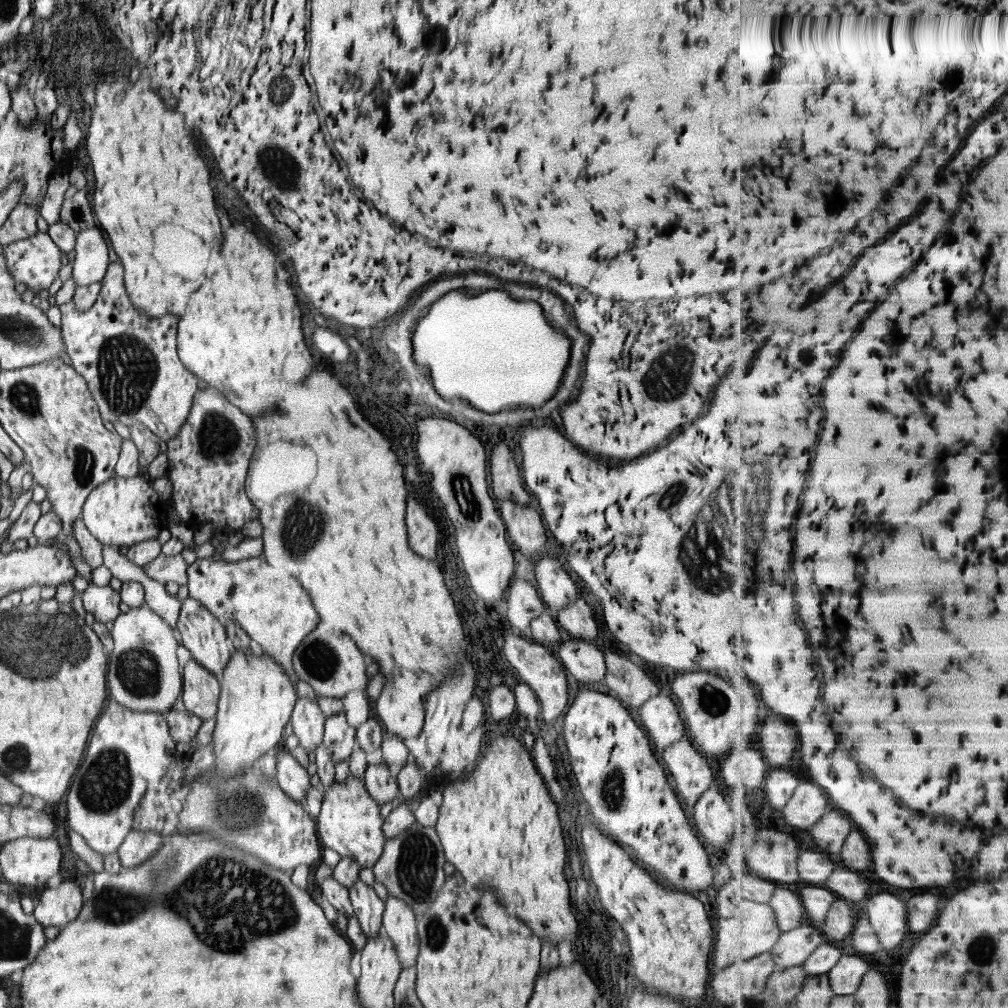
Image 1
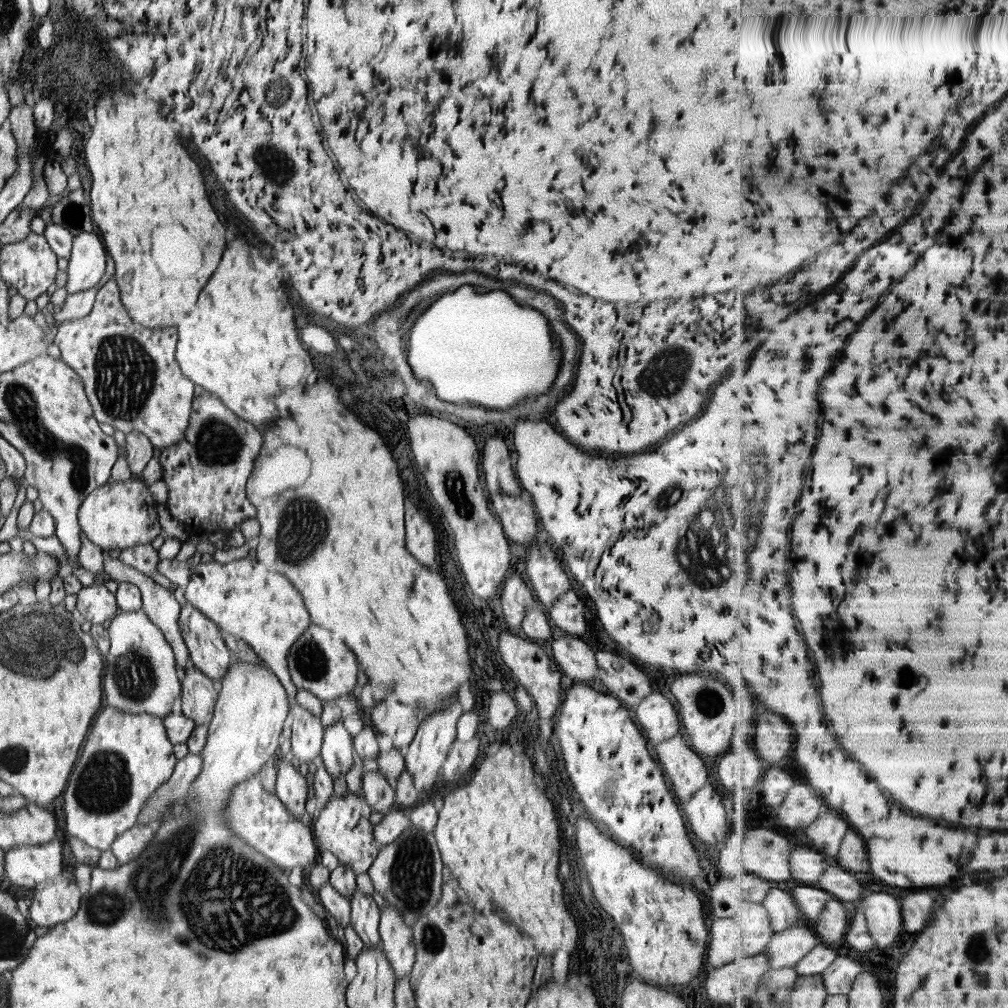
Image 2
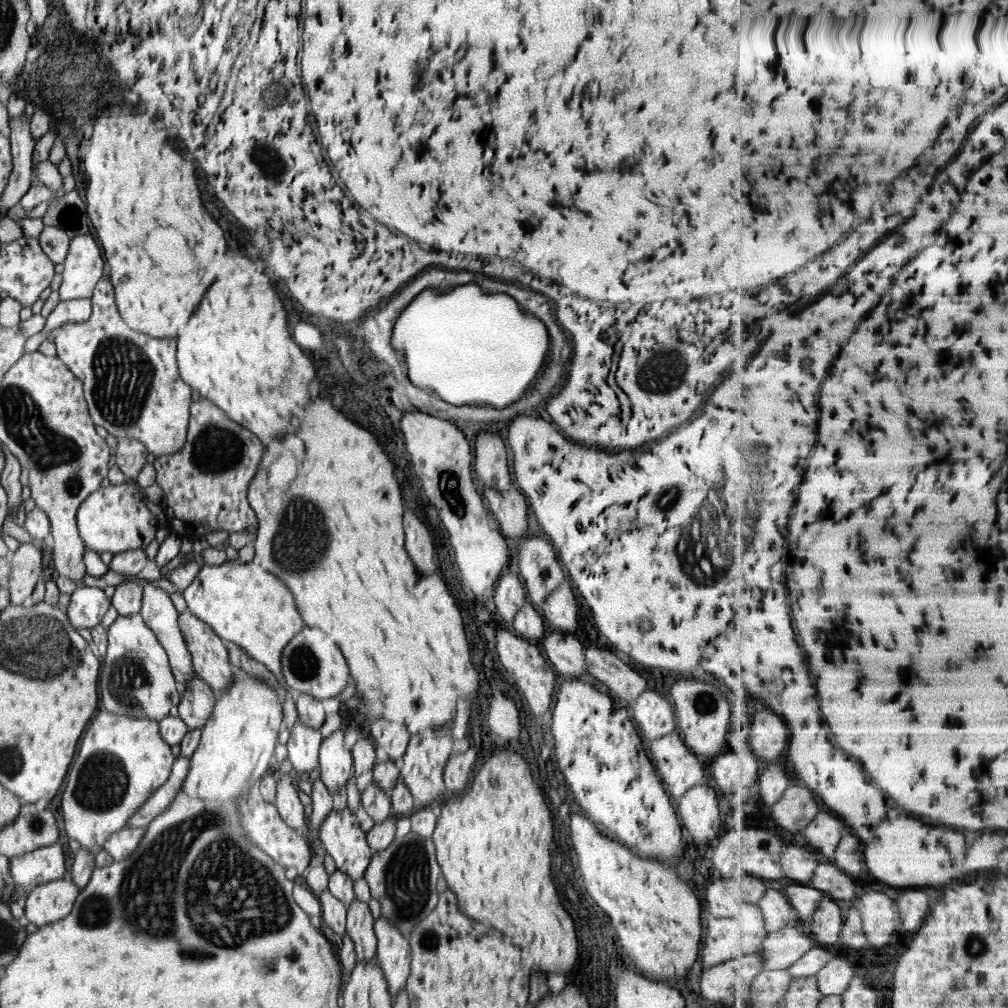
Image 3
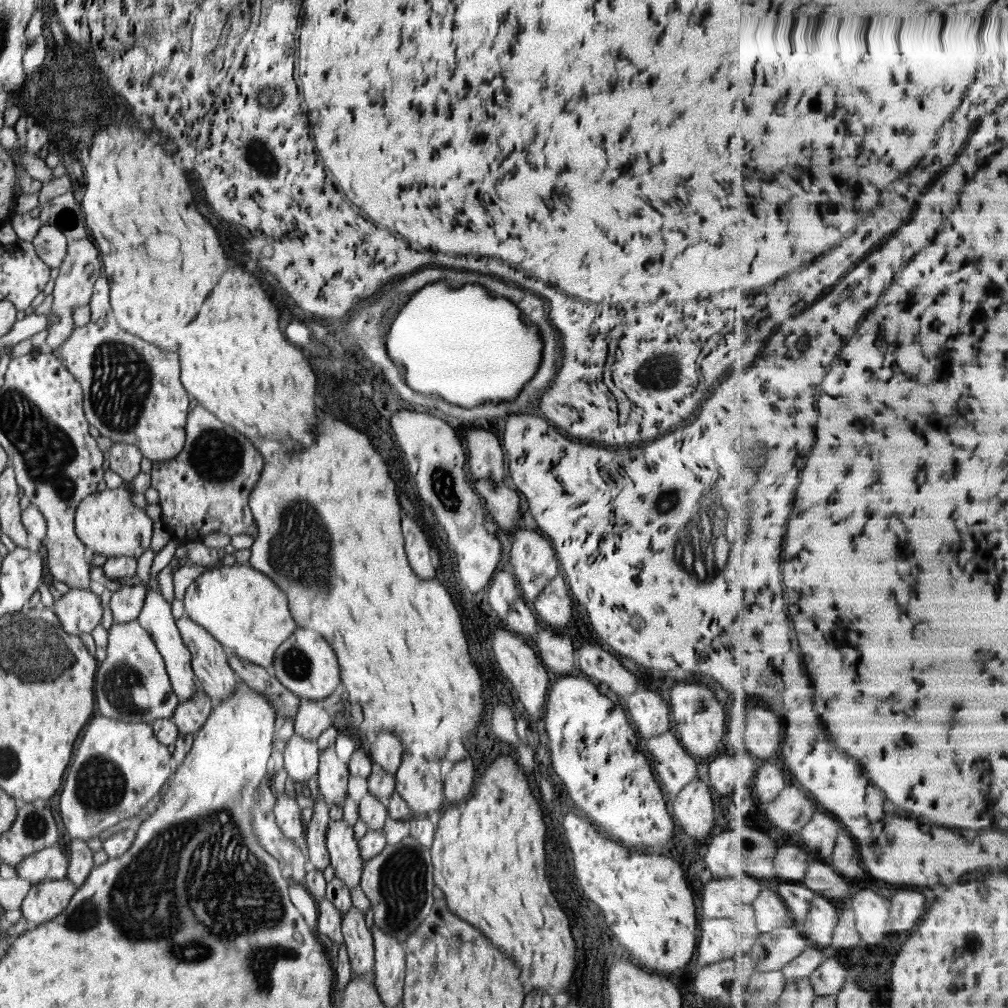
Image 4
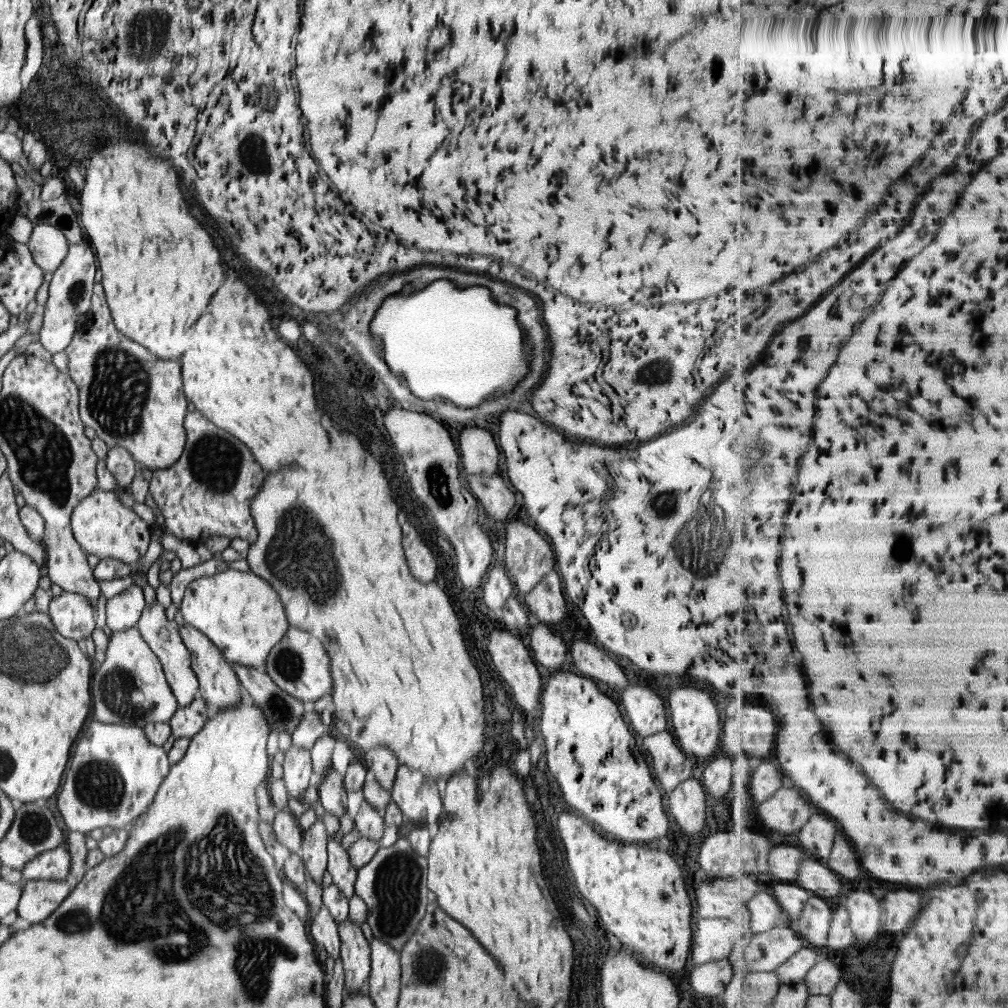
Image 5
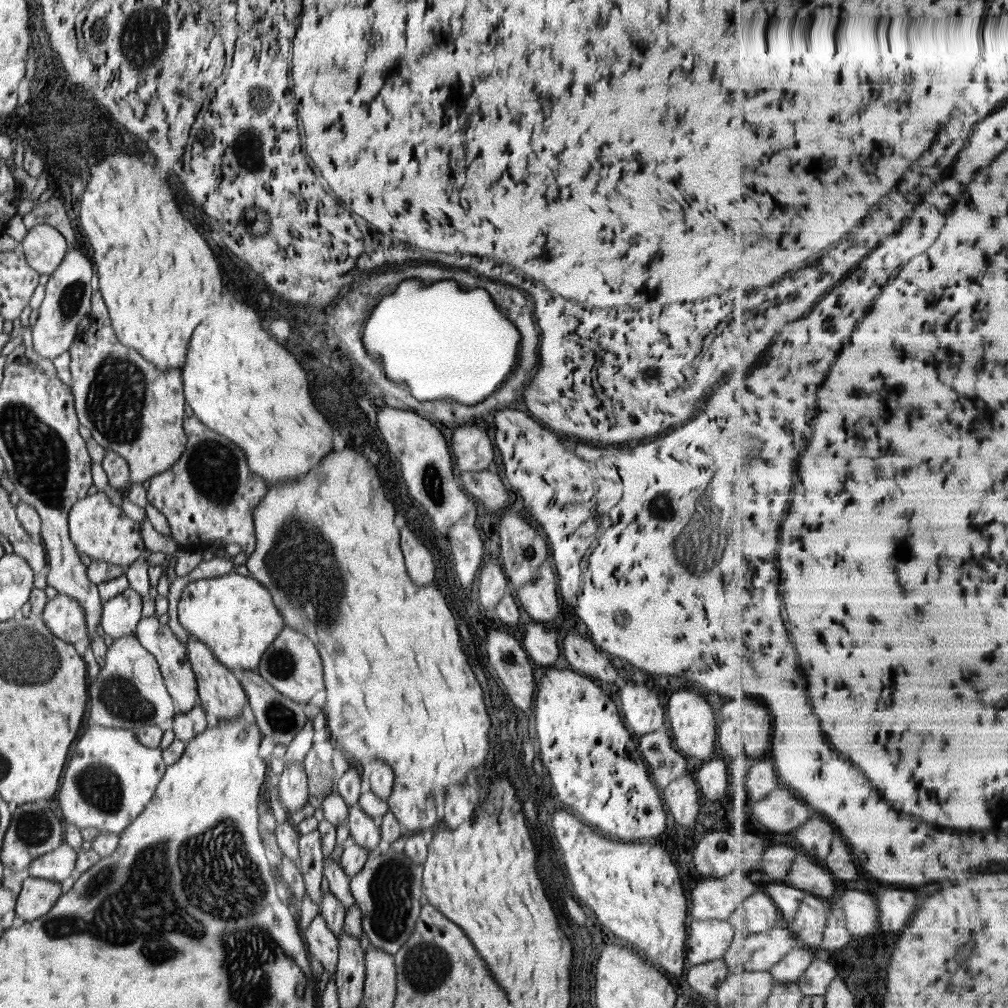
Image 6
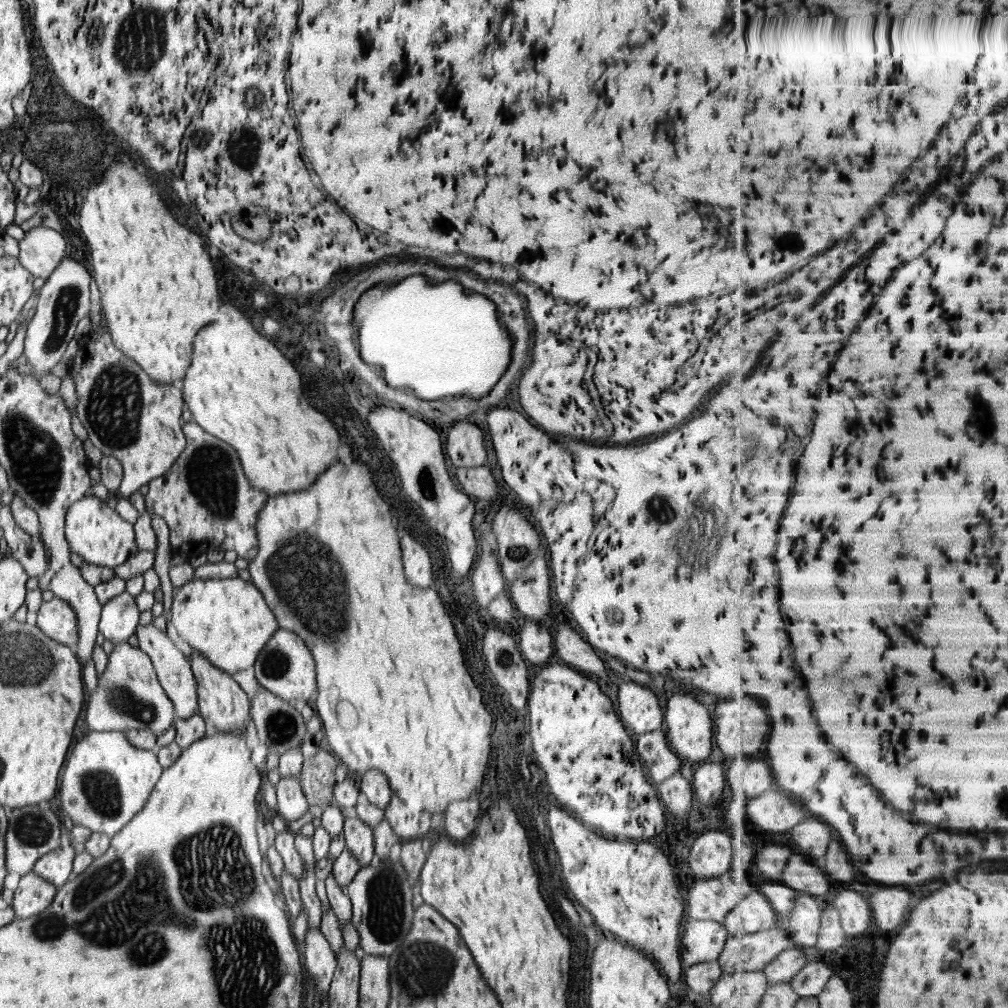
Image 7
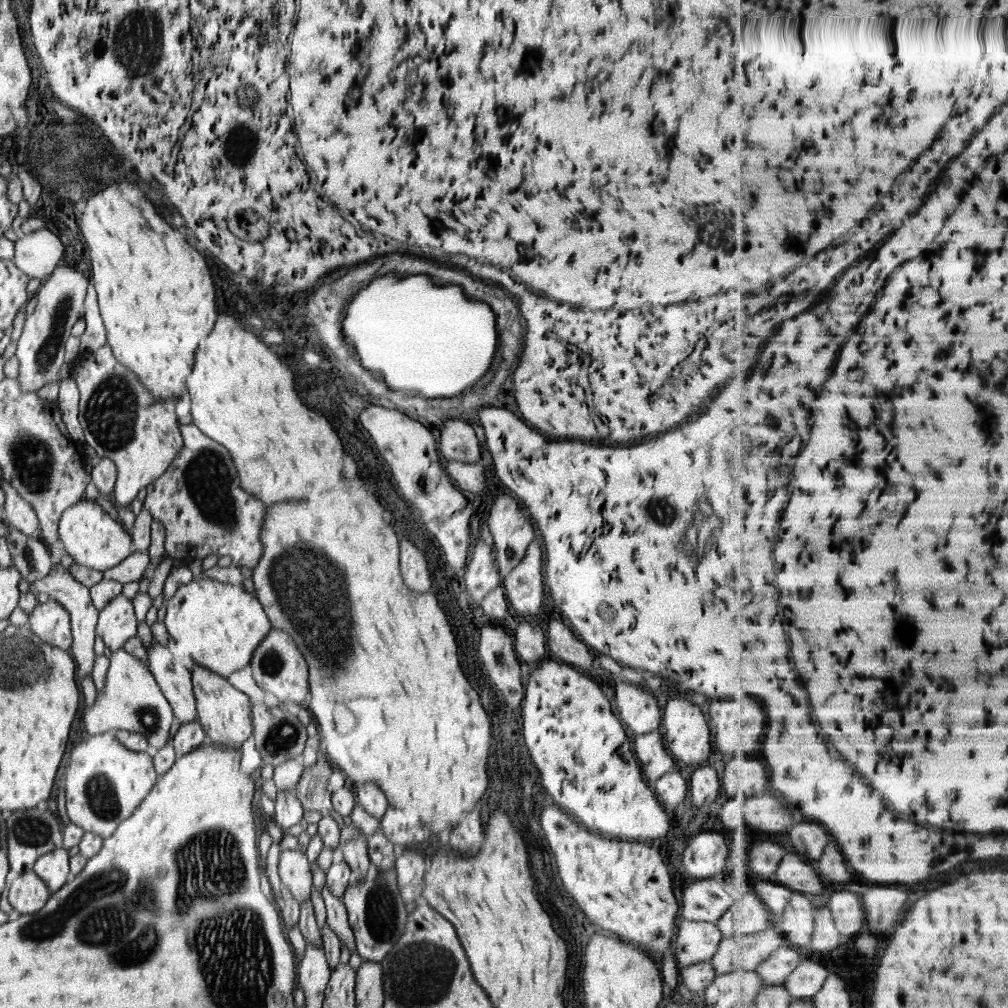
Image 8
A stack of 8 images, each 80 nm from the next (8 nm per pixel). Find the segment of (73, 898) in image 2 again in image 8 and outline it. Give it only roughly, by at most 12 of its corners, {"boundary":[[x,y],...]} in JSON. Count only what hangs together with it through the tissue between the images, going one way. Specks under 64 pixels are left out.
{"boundary":[[32,870],[14,880],[8,900],[21,915],[48,902],[48,885]]}

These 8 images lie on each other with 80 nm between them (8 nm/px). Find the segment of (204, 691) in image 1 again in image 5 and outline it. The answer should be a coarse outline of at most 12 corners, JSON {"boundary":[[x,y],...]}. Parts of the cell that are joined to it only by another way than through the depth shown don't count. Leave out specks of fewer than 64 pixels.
{"boundary":[[196,693],[168,724],[176,739],[192,739],[204,728],[208,709]]}

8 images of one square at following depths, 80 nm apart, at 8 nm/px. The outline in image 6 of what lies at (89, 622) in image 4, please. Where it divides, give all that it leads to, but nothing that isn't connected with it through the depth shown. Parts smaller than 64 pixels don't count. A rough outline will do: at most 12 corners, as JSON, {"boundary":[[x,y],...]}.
{"boundary":[[58,594],[44,607],[50,632],[84,657],[90,643],[83,606]]}

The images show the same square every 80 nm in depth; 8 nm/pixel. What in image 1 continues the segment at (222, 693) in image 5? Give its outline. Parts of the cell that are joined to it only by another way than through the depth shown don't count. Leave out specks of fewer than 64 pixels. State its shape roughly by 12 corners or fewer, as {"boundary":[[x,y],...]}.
{"boundary":[[181,602],[180,643],[221,674],[233,654],[225,626],[201,602]]}

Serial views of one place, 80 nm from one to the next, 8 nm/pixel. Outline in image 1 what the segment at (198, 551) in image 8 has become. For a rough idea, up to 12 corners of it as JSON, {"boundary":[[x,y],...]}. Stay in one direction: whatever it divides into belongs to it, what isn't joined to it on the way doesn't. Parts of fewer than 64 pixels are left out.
{"boundary":[[218,389],[167,444],[168,505],[195,531],[242,530],[258,446]]}

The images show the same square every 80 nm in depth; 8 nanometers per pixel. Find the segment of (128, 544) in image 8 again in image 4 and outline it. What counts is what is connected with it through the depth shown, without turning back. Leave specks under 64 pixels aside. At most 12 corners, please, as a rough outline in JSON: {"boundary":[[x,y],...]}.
{"boundary":[[129,485],[77,506],[76,536],[90,554],[138,558],[152,520]]}

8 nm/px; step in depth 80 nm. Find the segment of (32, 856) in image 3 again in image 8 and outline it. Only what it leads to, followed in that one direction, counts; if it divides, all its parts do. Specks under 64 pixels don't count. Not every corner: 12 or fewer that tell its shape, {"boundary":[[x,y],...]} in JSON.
{"boundary":[[69,850],[37,858],[33,871],[51,892],[70,880]]}

